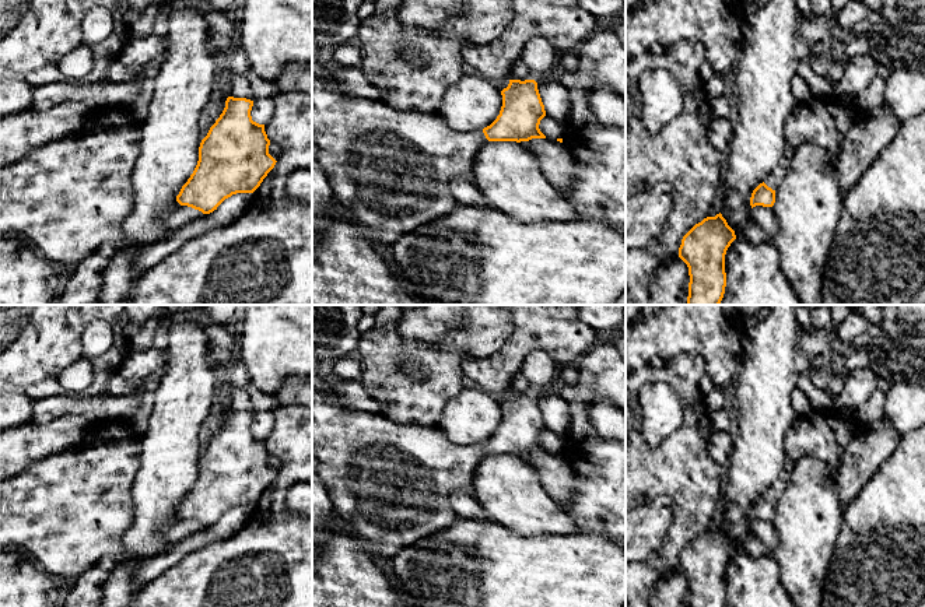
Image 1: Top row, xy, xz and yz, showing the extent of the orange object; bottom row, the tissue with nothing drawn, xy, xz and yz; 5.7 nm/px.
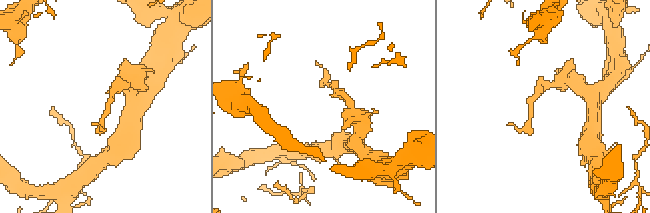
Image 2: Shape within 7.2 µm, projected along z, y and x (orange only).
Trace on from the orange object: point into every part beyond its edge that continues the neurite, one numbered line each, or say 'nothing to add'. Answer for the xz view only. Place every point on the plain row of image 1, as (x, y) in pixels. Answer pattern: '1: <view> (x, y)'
1: xz (389, 484)

